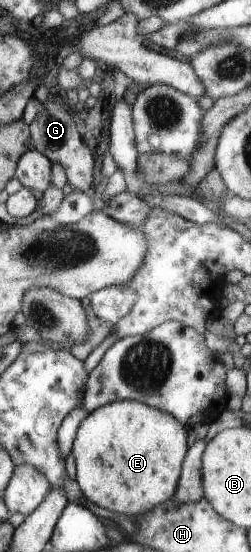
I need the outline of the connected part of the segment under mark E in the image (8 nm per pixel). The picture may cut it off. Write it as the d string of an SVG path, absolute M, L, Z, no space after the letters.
M116 400L89 412L72 448L80 491L95 505L130 518L173 499L187 453L187 427L173 414L134 400Z

